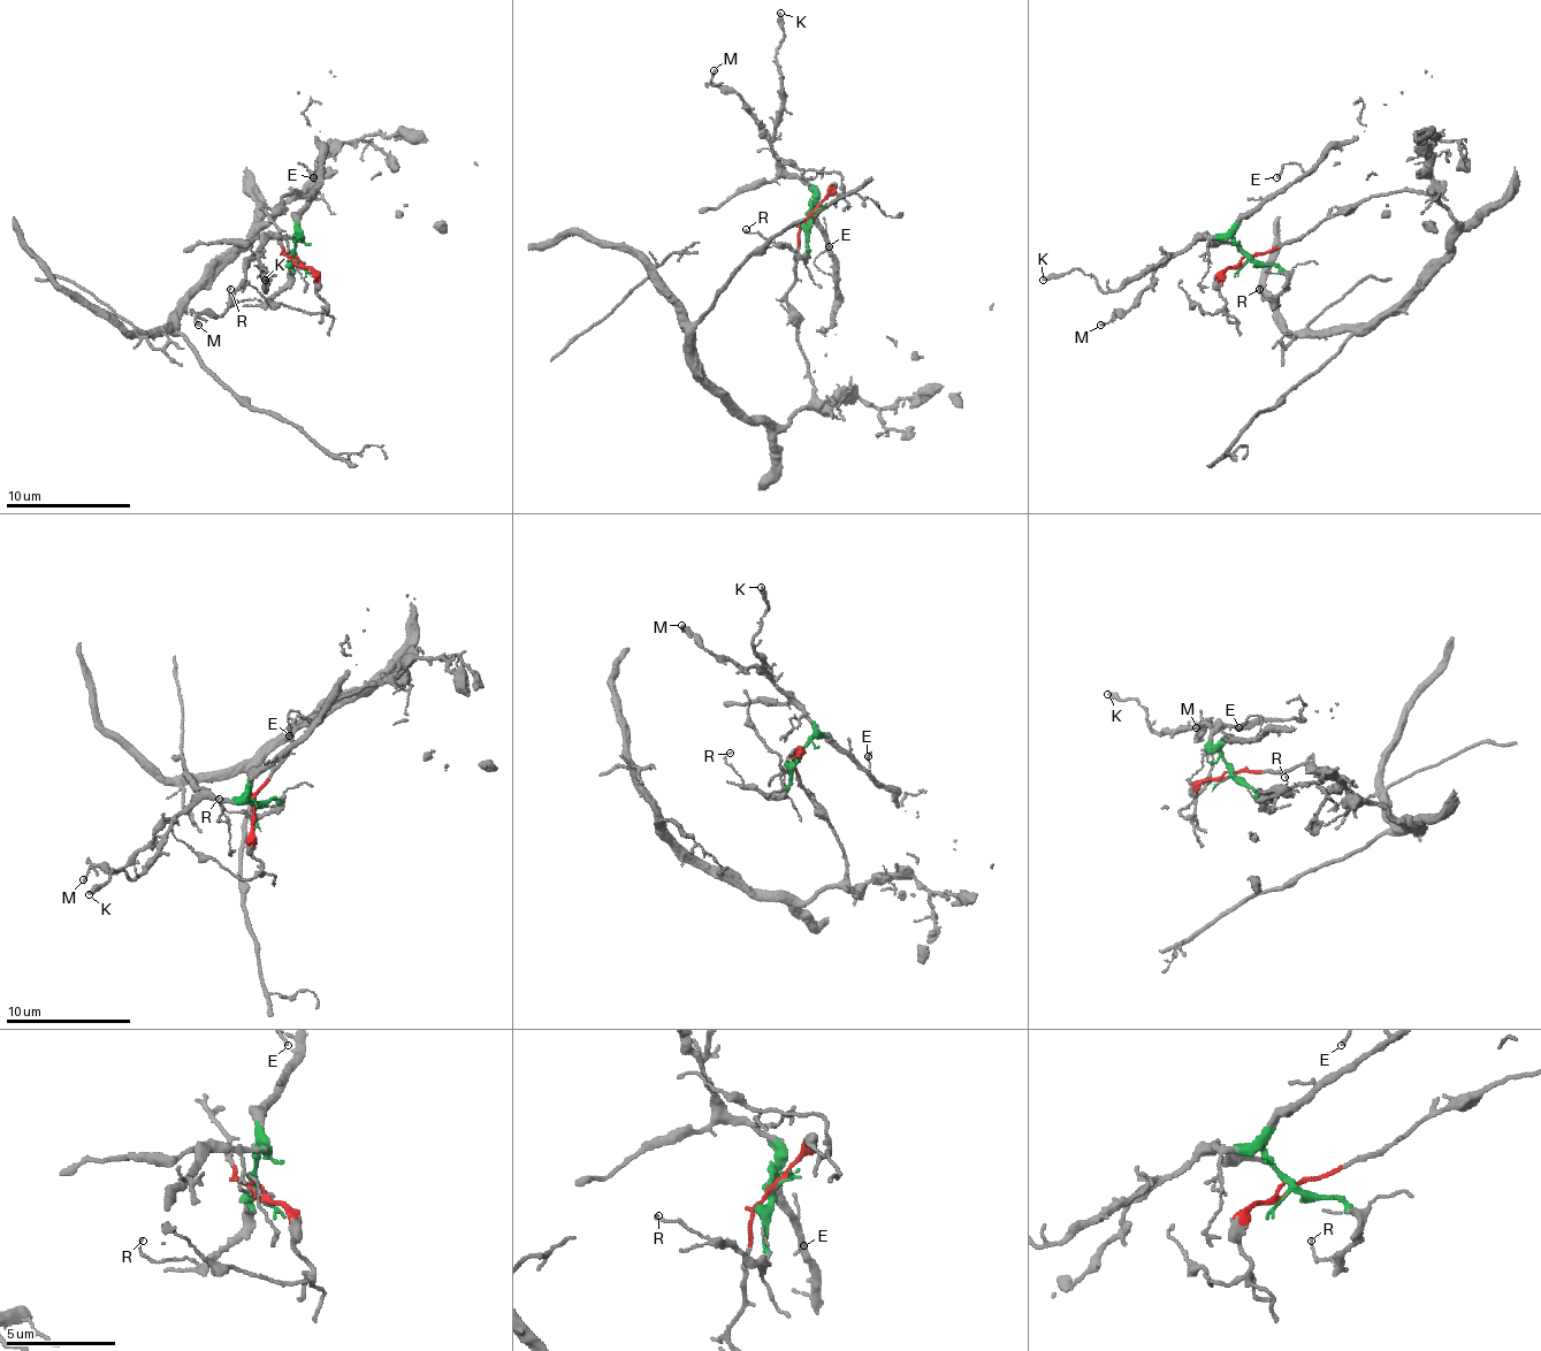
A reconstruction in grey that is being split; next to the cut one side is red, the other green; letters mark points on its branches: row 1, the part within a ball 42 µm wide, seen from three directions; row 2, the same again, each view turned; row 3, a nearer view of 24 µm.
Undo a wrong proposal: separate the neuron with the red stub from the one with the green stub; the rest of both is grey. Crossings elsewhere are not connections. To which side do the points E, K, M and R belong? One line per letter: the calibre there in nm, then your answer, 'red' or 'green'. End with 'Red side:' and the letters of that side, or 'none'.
E: calibre 110 nm; green
K: calibre 280 nm; green
M: calibre 140 nm; green
R: calibre 80 nm; green
Red side: none

